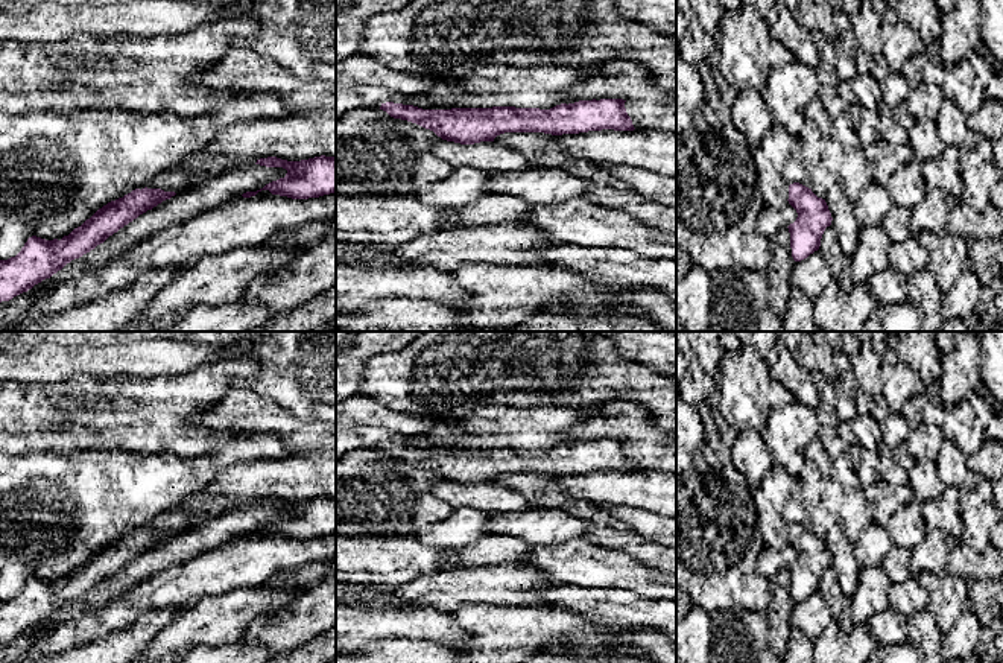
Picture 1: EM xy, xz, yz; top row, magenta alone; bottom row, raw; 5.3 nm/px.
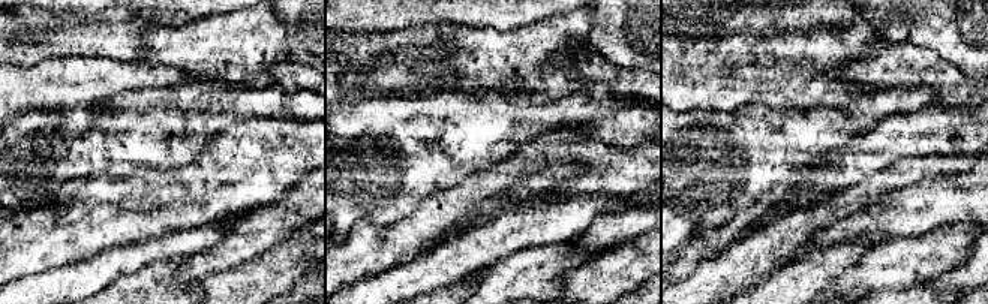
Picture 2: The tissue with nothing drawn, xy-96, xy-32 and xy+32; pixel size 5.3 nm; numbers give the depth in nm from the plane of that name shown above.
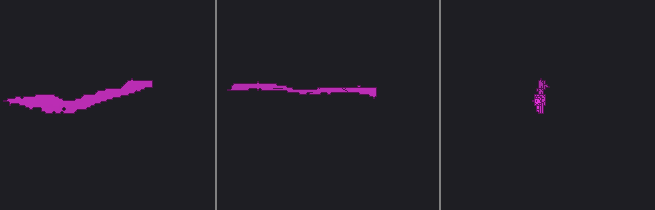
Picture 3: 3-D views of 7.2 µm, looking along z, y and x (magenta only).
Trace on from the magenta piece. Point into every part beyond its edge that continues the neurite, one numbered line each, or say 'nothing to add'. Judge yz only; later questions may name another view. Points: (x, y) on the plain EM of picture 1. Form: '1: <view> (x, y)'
nothing to add

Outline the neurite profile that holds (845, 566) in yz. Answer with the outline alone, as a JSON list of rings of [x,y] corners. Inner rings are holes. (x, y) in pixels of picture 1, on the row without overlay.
[[[837,525],[828,528],[825,543],[831,554],[831,567],[839,579],[840,588],[851,598],[857,590],[860,572],[860,566],[853,550],[853,543]]]

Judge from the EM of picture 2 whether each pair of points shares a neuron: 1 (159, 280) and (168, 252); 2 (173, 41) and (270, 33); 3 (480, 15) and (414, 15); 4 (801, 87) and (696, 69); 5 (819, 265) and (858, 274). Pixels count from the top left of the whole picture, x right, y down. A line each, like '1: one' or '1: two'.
1: two
2: one
3: one
4: one
5: two

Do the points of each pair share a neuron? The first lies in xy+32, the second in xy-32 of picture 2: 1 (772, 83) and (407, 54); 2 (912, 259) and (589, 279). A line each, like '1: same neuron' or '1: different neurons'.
1: different neurons
2: different neurons

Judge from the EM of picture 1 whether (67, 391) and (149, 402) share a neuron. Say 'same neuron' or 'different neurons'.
same neuron

